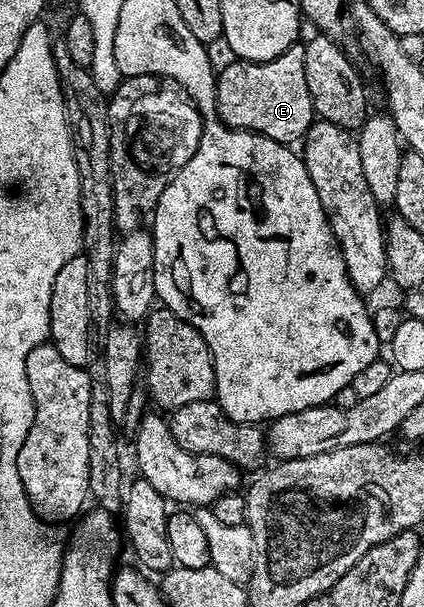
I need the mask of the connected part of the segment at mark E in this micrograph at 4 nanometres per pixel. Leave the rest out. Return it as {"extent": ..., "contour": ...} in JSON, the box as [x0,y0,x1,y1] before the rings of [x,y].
{"extent":[215,44,316,147],"contour":[[[305,44],[290,45],[274,61],[231,59],[217,73],[215,112],[231,129],[259,133],[288,147],[302,142],[311,122],[316,120],[309,87],[305,87]]]}

